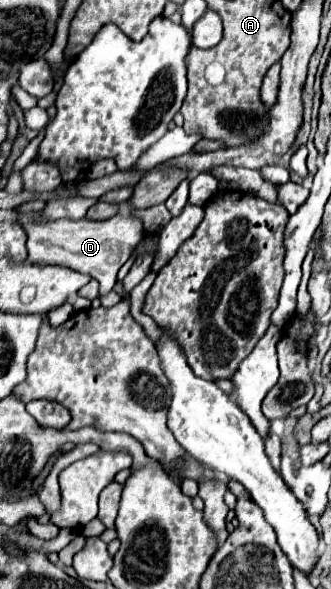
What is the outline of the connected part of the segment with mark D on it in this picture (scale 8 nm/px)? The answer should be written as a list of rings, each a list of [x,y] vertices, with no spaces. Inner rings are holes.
[[[18,211],[18,219],[28,233],[27,261],[70,267],[70,269],[86,273],[98,281],[99,296],[91,302],[91,308],[101,306],[100,297],[106,295],[114,287],[118,269],[130,259],[138,241],[144,239],[142,219],[134,217],[126,211],[122,211],[110,219],[104,219],[104,221],[90,221],[90,219],[48,221],[48,219],[42,219],[38,211],[30,211],[30,213]]]

